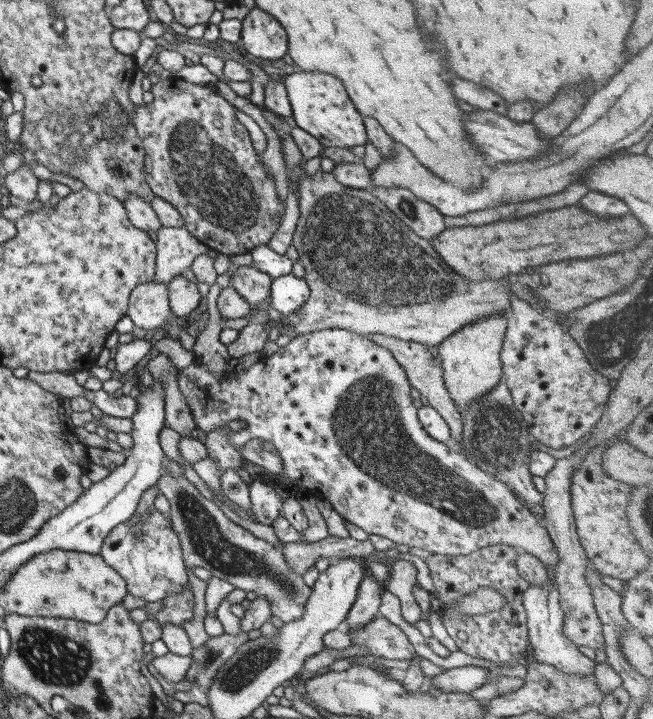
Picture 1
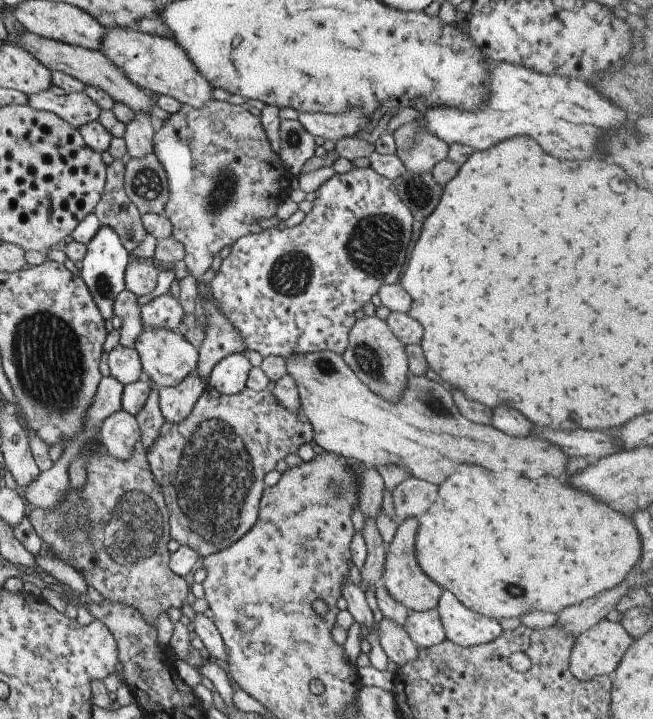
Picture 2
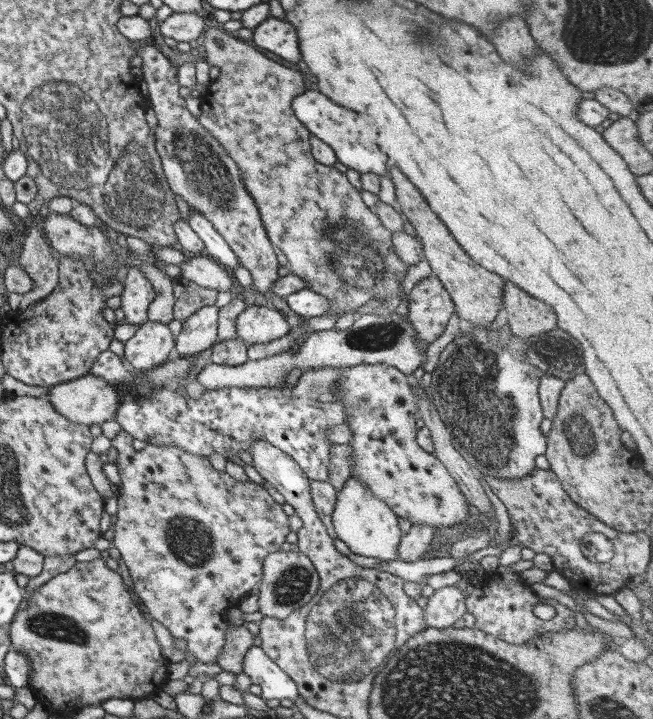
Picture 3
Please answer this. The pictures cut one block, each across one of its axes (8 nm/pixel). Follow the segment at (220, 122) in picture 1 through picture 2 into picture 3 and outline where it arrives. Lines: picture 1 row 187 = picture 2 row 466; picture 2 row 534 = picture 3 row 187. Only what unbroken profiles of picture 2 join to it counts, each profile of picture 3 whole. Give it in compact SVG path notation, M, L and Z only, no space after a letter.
M136 43L134 46L142 63L142 88L147 102L150 103L149 107L157 118L156 128L153 130L154 147L170 191L181 196L189 207L201 213L221 235L238 258L239 265L249 272L251 288L255 289L259 301L279 311L290 328L302 324L303 318L289 310L284 297L272 293L272 286L278 279L278 264L275 259L277 252L266 237L253 199L243 188L236 164L188 112L185 100L177 93L179 84L176 80L175 65L172 65L155 46L139 46Z

